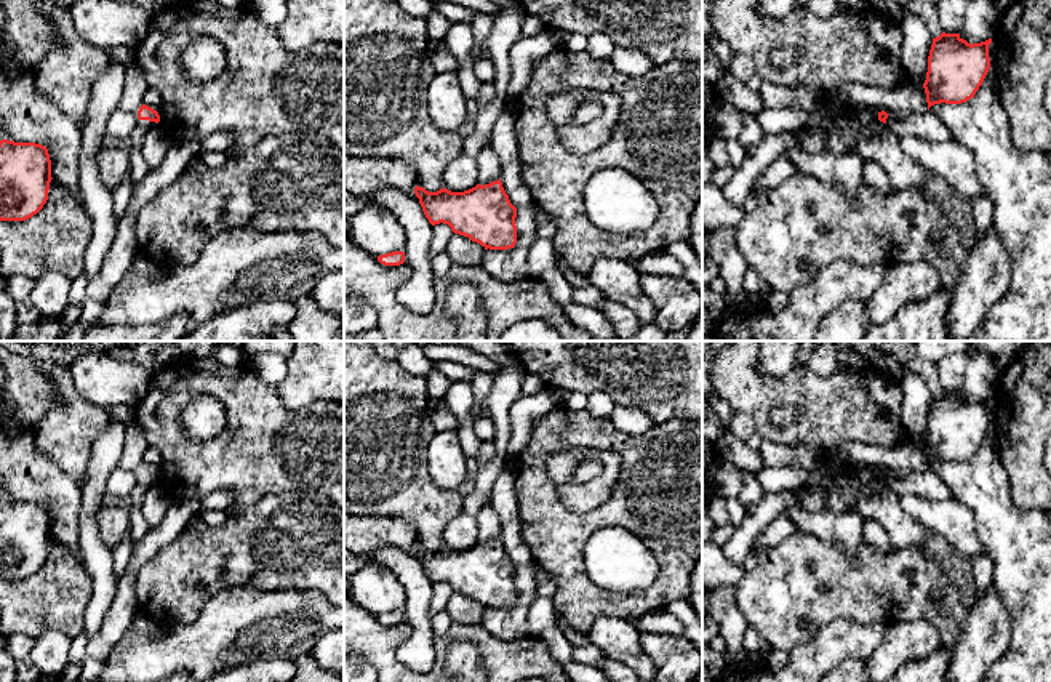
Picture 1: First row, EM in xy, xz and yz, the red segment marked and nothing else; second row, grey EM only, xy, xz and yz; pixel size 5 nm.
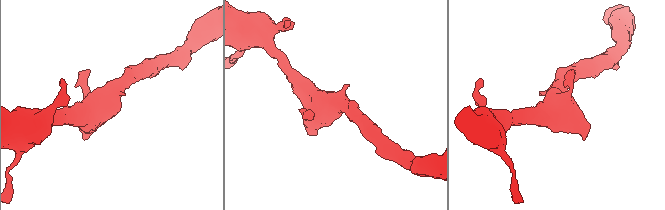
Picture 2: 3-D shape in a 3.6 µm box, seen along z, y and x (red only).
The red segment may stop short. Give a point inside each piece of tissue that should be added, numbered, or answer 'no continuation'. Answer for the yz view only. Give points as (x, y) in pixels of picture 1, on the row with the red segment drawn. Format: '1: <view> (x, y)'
1: yz (827, 117)

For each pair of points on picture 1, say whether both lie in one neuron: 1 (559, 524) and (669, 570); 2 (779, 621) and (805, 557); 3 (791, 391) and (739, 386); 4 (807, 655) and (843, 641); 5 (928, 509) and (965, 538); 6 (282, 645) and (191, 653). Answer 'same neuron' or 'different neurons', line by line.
1: same neuron
2: same neuron
3: same neuron
4: same neuron
5: same neuron
6: same neuron

